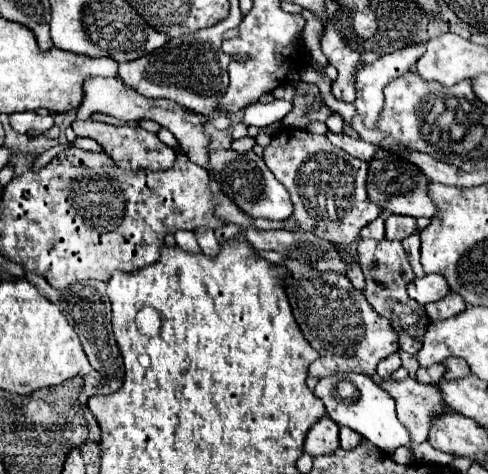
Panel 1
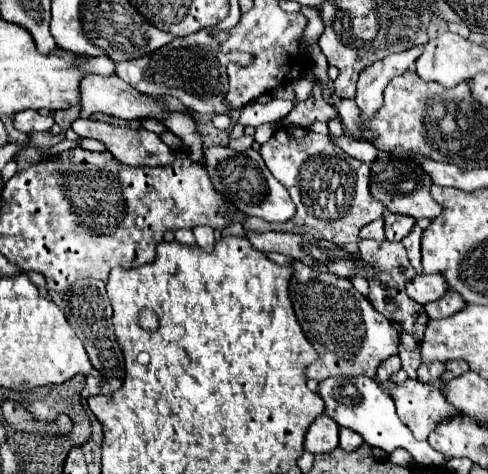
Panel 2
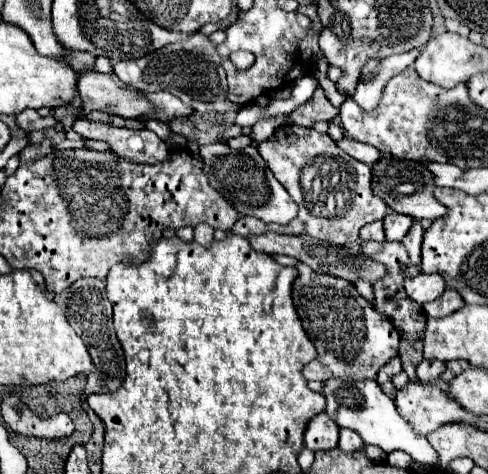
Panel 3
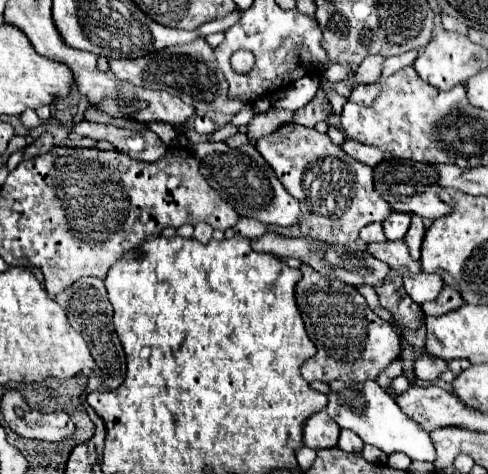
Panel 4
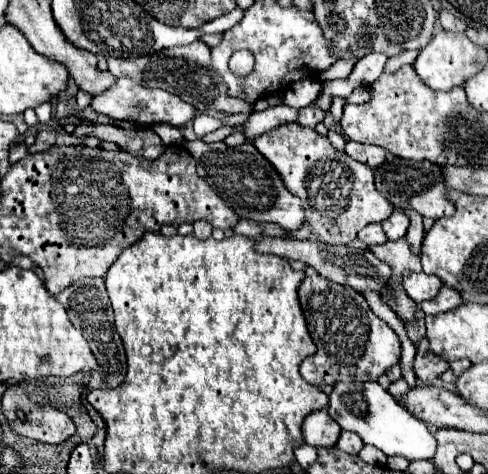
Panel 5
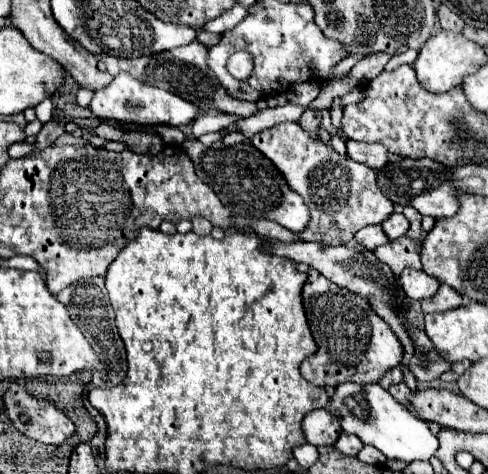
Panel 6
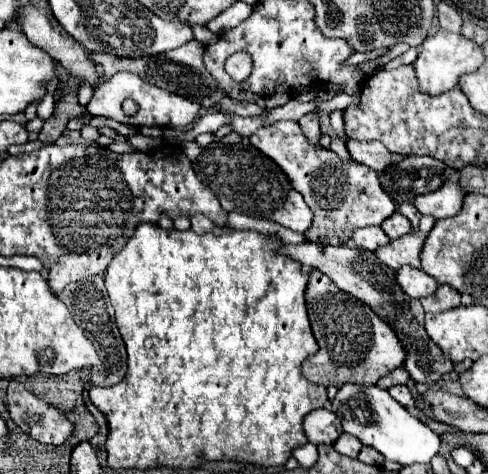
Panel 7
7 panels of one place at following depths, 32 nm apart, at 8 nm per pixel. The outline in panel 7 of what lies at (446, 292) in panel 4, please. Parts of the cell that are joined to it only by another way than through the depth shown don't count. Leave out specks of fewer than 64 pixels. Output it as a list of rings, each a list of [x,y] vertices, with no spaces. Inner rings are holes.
[[[440,284],[434,294],[420,300],[426,312],[444,312],[460,306],[460,292],[450,288],[448,284]]]

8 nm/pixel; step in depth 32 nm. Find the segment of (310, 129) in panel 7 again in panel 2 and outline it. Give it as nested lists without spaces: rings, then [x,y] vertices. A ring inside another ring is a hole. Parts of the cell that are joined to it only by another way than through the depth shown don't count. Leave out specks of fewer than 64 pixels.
[[[314,86],[312,96],[306,102],[298,102],[294,106],[294,110],[284,118],[284,124],[310,128],[318,120],[320,122],[328,122],[328,120],[332,120],[336,116],[338,116],[338,110],[324,100],[322,88],[320,86]]]

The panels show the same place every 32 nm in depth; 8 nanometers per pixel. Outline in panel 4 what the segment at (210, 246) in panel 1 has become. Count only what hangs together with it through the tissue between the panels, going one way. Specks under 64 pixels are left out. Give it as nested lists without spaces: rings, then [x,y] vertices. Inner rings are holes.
[[[198,222],[194,226],[194,238],[200,242],[208,242],[212,238],[212,226],[206,222]]]

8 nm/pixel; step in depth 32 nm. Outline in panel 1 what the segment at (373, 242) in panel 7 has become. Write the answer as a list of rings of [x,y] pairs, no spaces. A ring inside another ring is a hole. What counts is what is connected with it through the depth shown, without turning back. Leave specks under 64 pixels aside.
[[[376,218],[368,226],[362,228],[360,238],[374,238],[374,240],[384,240],[384,218]]]

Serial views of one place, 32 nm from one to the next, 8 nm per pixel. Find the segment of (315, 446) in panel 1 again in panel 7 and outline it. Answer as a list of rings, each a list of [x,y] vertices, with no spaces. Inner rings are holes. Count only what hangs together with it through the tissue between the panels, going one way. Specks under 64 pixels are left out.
[[[320,408],[320,410],[312,410],[304,418],[304,432],[308,440],[316,446],[334,444],[338,436],[342,434],[342,424],[340,424],[340,418],[332,410]]]

